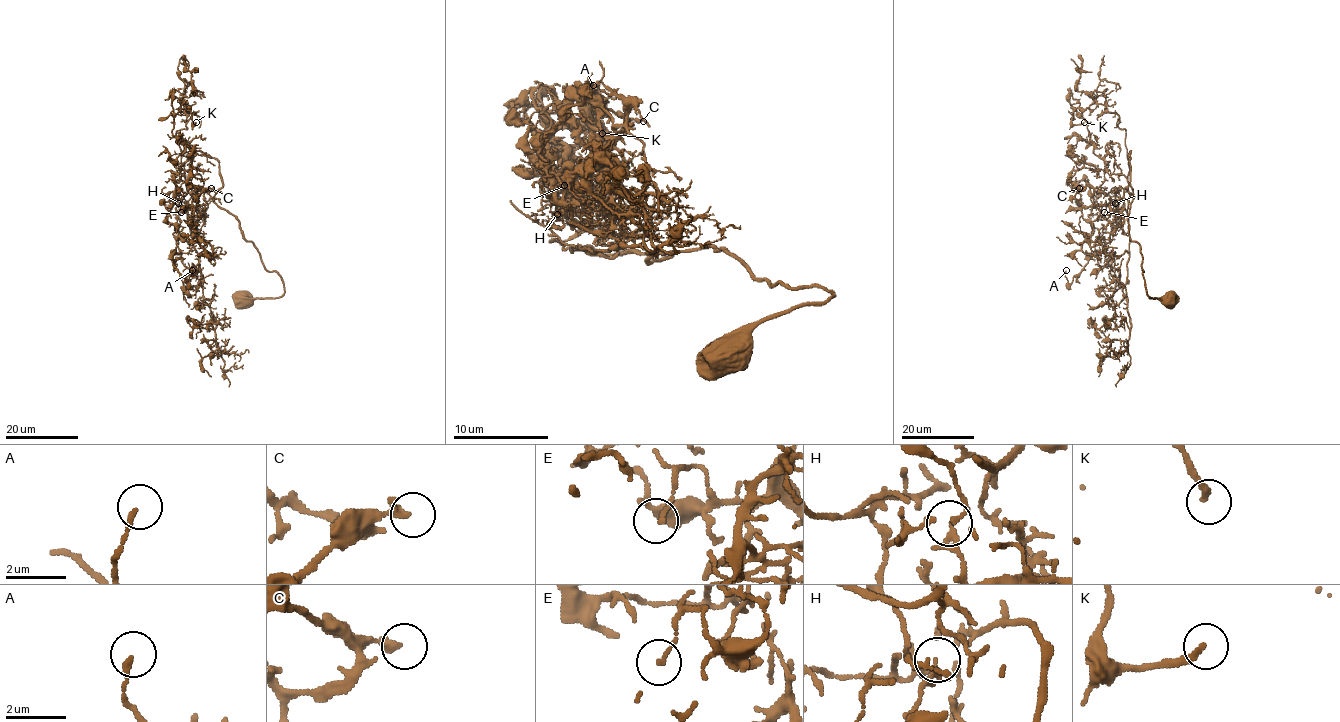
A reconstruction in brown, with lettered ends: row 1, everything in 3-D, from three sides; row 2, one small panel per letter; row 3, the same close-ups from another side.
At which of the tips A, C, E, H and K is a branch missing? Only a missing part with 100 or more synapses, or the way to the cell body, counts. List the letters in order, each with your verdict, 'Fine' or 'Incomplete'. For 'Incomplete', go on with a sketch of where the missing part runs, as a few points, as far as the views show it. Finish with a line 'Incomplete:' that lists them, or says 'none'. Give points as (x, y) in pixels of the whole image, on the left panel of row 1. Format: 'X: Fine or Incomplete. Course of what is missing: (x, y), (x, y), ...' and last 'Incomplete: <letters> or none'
A: Fine
C: Fine
E: Fine
H: Fine
K: Fine
Incomplete: none

